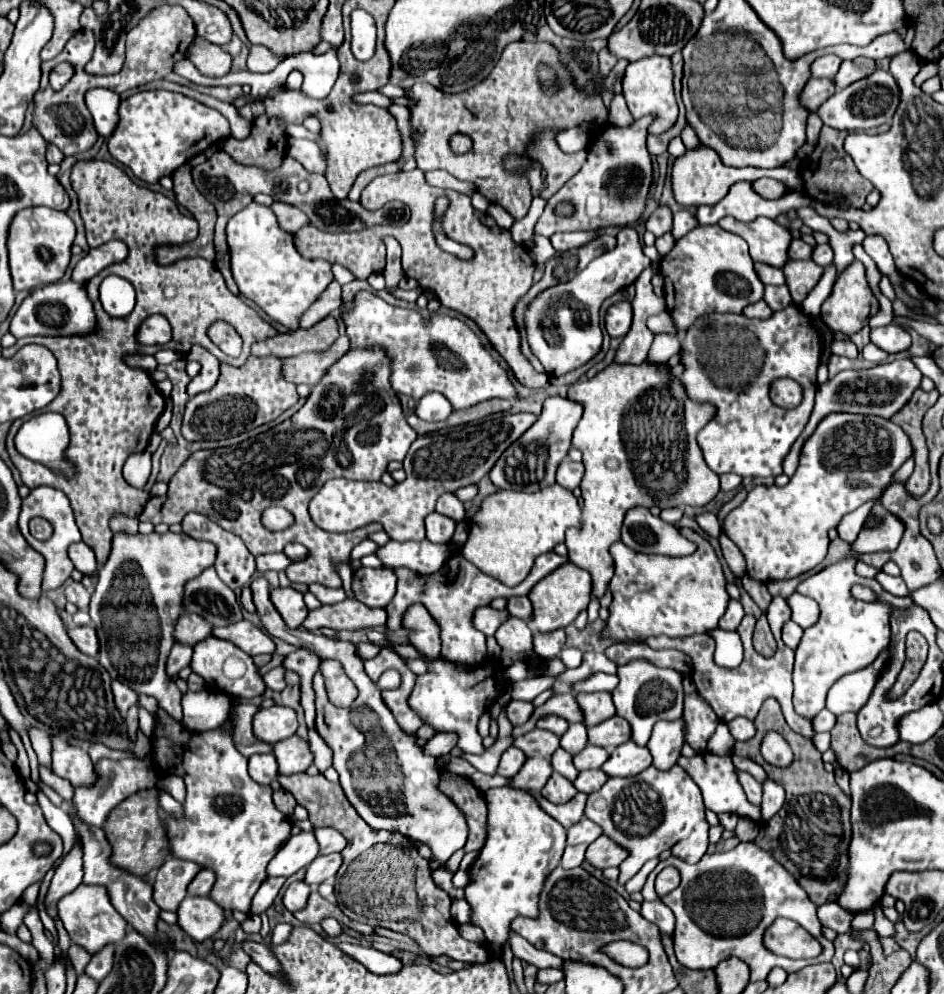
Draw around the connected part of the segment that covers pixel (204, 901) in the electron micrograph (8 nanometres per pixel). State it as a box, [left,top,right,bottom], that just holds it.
[179,895,227,941]

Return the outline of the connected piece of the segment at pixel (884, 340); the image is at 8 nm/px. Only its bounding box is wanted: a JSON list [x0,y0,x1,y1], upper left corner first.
[871,323,911,353]

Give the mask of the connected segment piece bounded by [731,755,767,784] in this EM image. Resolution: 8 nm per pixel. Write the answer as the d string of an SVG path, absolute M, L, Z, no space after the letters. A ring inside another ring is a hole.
M732 755L731 758L734 766L737 769L753 775L753 777L755 777L755 779L757 779L757 781L759 781L761 784L767 778L767 773L765 773L763 767L752 759L737 755Z

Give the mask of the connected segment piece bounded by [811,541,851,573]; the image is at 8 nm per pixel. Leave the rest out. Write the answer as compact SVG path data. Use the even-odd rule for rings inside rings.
M831 541L831 543L829 543L829 553L827 553L825 561L823 561L819 567L815 567L811 573L817 573L817 571L825 569L827 565L833 565L835 561L843 559L843 557L847 555L847 551L851 551L851 549L849 549L849 543L845 543L845 541Z

